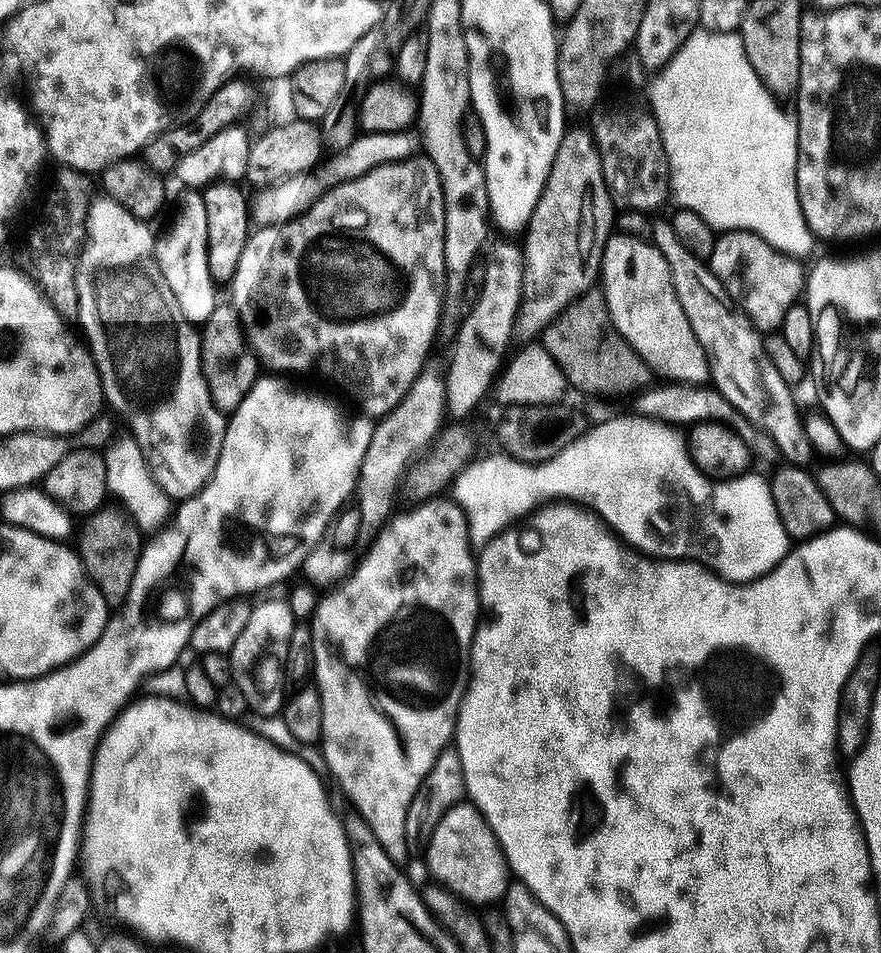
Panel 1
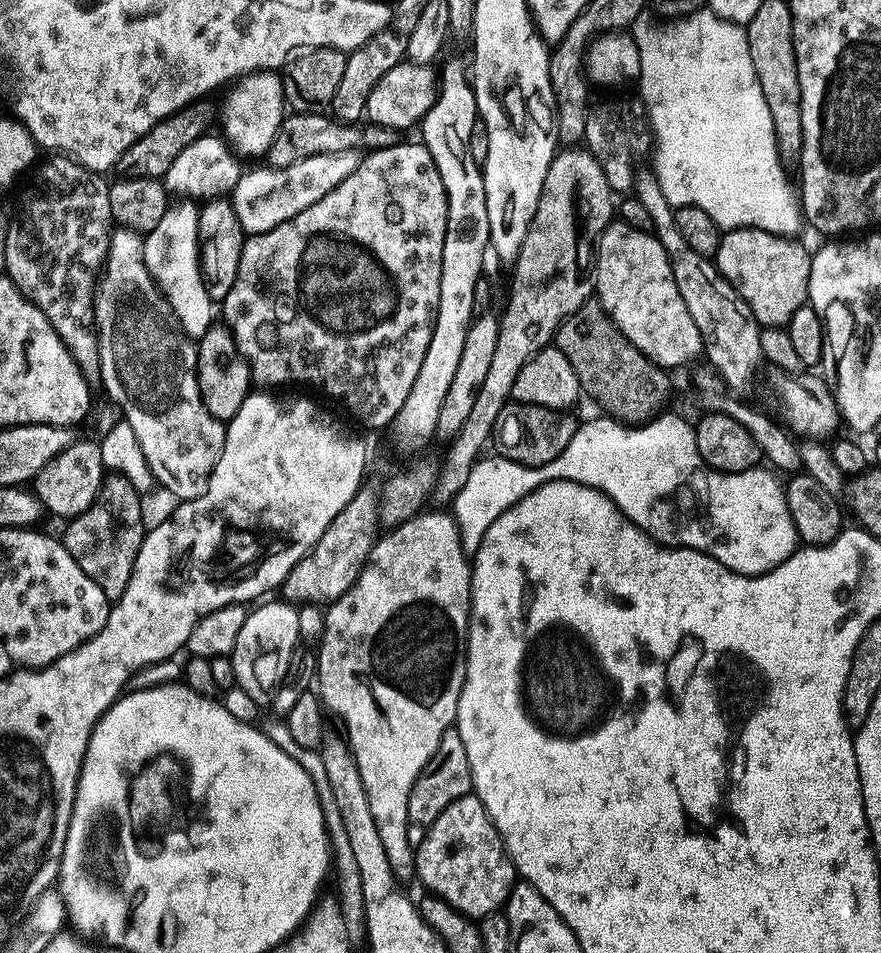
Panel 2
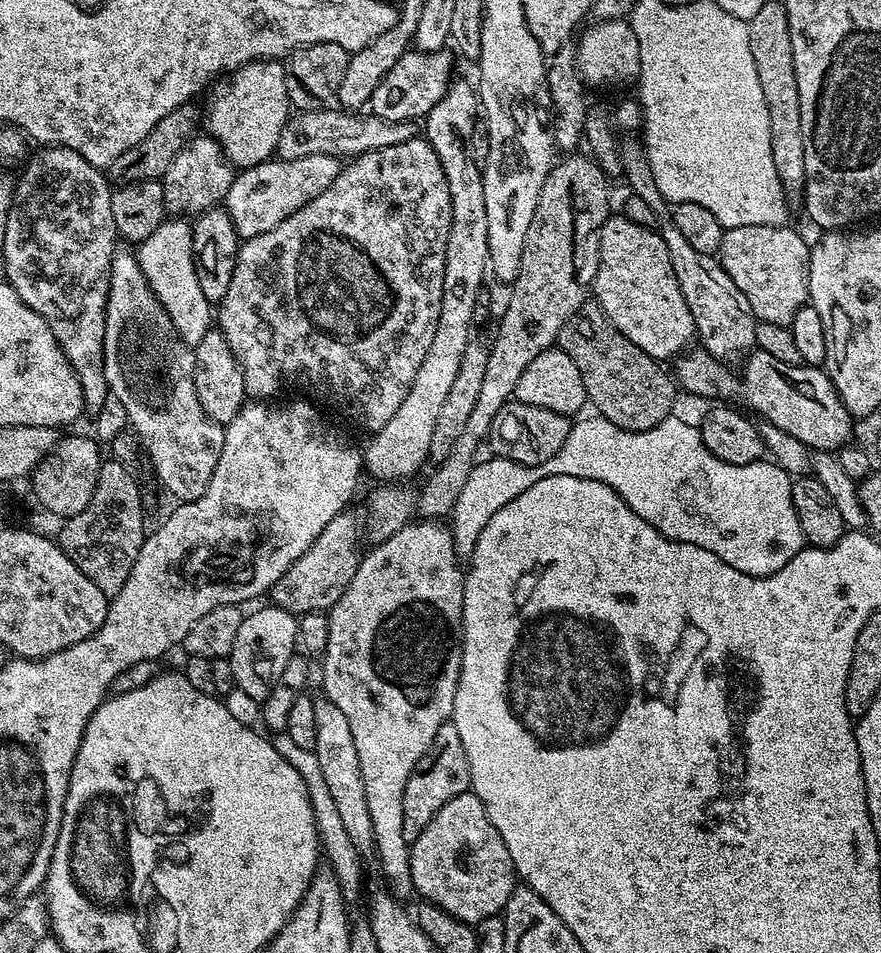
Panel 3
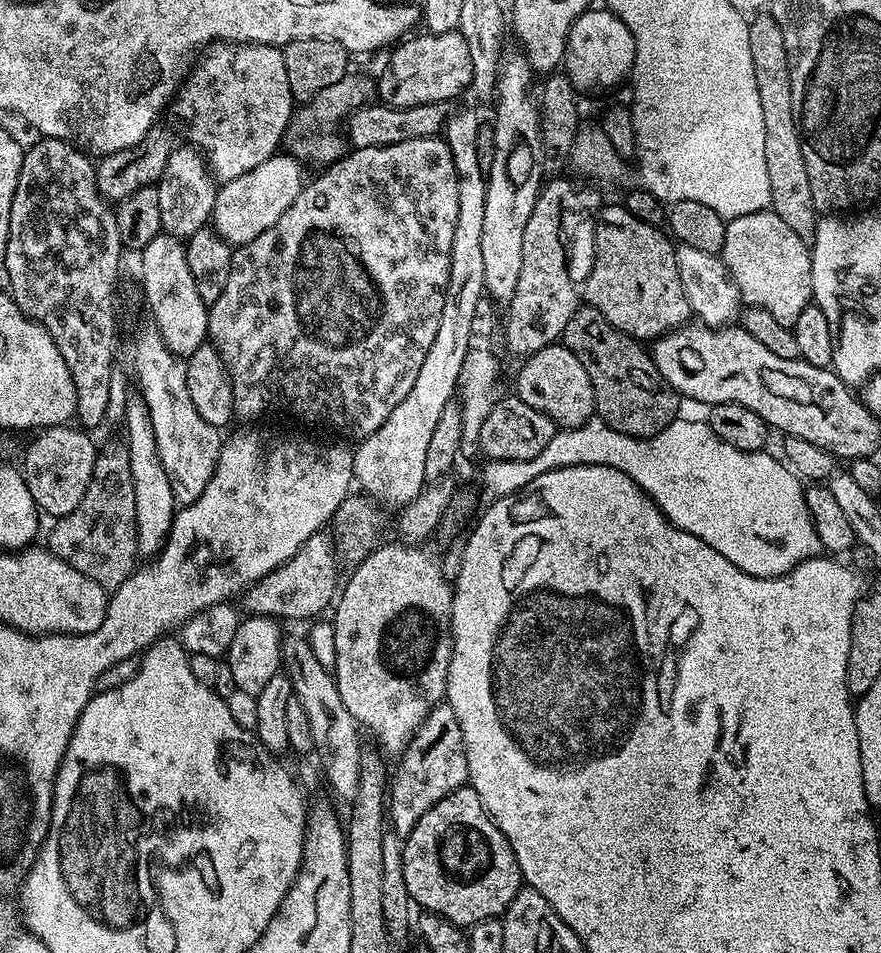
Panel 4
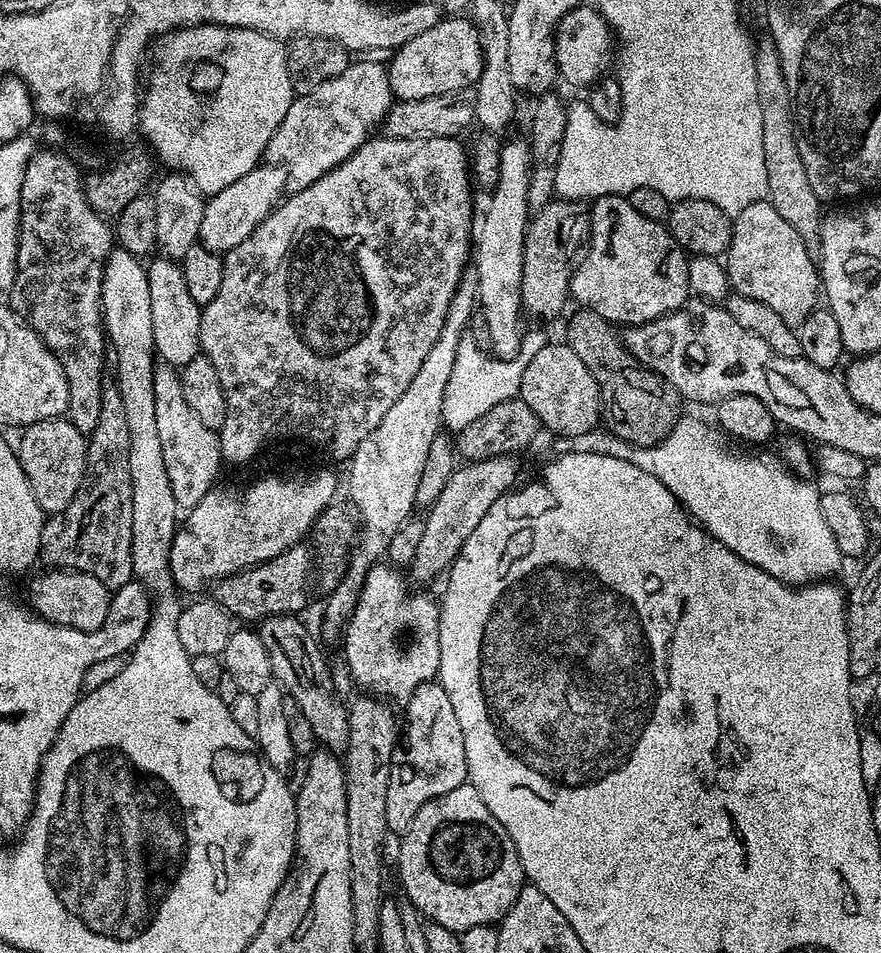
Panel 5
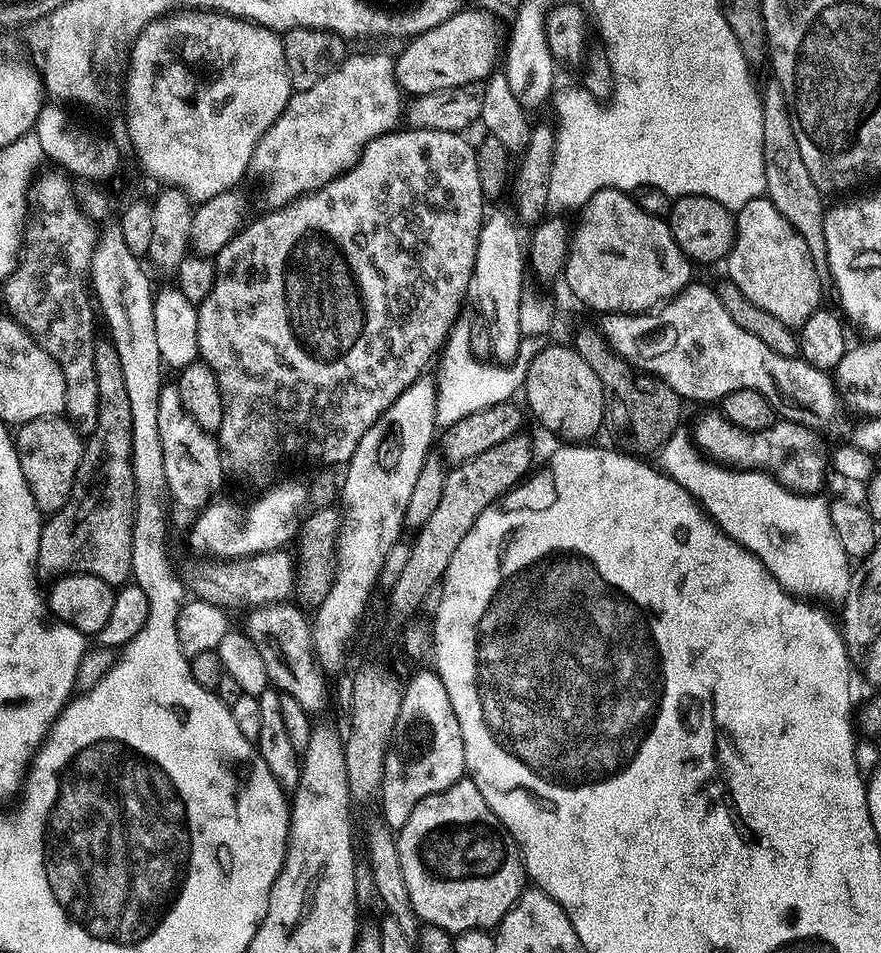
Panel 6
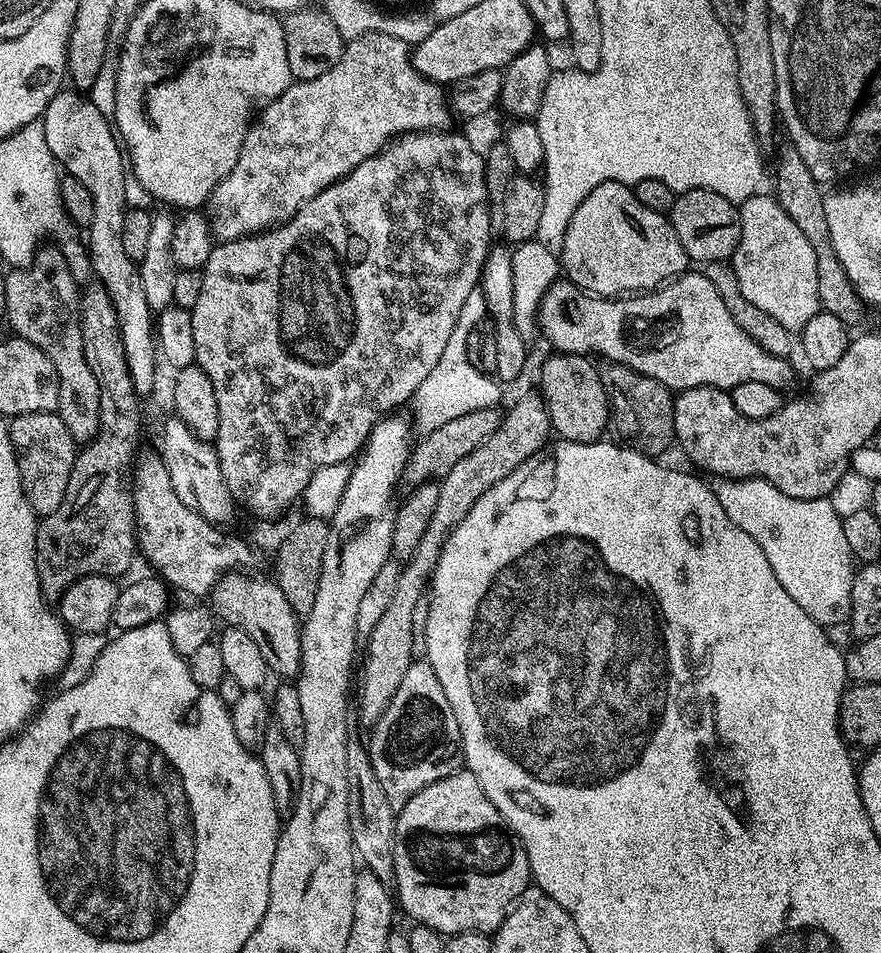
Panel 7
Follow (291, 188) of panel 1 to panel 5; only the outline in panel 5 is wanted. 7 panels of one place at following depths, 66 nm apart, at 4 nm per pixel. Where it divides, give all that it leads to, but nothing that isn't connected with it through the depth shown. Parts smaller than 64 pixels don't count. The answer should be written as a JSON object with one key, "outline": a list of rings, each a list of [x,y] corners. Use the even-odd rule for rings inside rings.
{"outline":[[[257,166],[250,170],[250,174],[242,174],[242,178],[238,178],[238,182],[230,182],[226,190],[207,197],[200,219],[199,243],[211,252],[229,252],[271,214],[285,192],[284,174],[275,166]]]}

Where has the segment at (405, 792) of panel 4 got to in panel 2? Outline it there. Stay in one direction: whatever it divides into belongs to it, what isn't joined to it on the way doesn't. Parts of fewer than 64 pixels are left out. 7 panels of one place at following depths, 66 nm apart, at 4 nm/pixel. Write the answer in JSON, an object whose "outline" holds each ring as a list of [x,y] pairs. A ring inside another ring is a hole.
{"outline":[[[455,727],[448,728],[442,734],[442,742],[438,742],[438,750],[430,758],[428,765],[418,774],[414,782],[414,790],[410,790],[410,806],[408,807],[408,833],[410,834],[410,846],[419,848],[424,840],[424,833],[458,798],[469,795],[472,792],[472,775],[470,774],[470,762],[466,762],[466,748],[462,746],[462,738],[456,732]]]}

